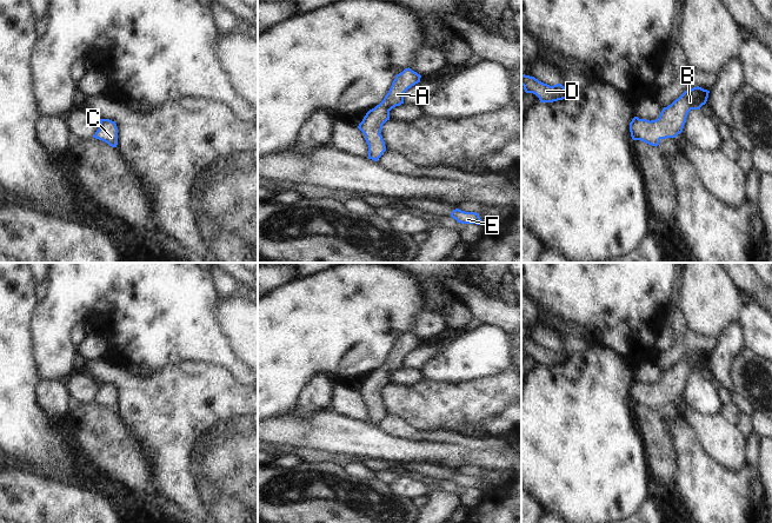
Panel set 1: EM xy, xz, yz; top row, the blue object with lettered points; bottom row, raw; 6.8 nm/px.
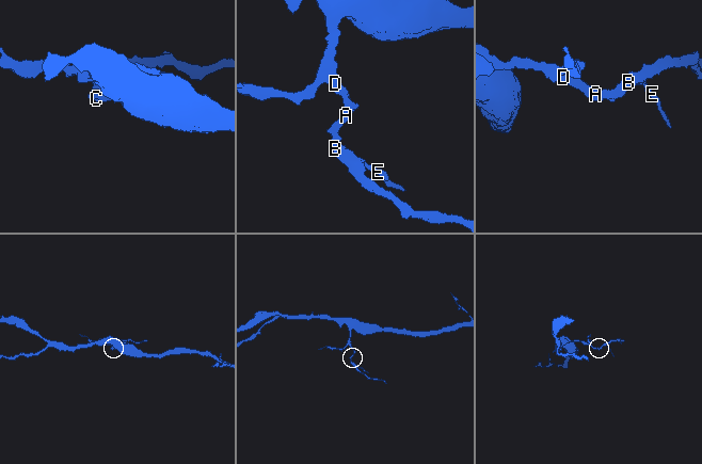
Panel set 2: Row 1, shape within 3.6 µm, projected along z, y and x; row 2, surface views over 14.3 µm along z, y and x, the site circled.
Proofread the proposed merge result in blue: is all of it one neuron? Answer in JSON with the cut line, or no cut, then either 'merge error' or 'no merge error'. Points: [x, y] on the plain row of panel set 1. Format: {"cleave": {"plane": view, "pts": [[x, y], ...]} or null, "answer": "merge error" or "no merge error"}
{"cleave": null, "answer": "no merge error"}

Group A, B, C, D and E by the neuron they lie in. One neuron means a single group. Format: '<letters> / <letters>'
A B C D E

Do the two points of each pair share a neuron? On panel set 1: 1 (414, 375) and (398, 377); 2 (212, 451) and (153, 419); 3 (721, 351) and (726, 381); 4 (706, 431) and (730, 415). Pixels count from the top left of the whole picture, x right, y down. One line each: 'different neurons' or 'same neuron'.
1: same neuron
2: same neuron
3: same neuron
4: different neurons

